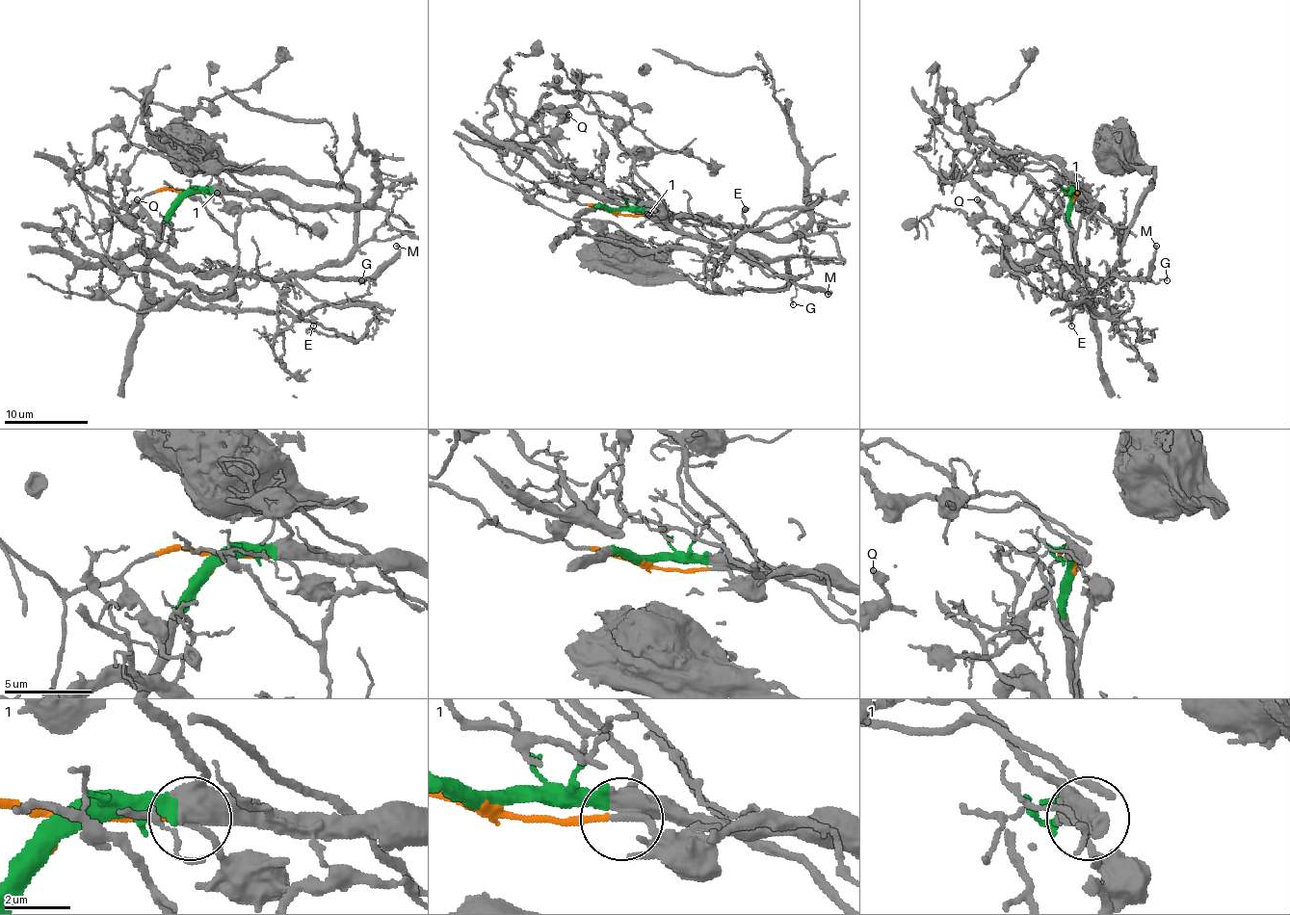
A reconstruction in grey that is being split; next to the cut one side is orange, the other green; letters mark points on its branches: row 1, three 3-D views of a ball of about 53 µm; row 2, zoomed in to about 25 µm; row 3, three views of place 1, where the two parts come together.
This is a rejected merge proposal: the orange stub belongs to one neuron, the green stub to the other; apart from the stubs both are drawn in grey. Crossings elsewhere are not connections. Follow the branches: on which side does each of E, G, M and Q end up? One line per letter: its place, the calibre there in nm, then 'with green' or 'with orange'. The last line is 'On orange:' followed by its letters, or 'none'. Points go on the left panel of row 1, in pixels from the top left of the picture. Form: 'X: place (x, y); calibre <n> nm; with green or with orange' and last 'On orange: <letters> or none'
E: place (313, 326); calibre 320 nm; with green
G: place (361, 280); calibre 140 nm; with orange
M: place (396, 246); calibre 200 nm; with orange
Q: place (137, 199); calibre 500 nm; with orange
On orange: G, M, Q

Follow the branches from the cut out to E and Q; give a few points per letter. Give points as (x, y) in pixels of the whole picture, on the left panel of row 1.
E: (183, 196), (166, 223), (147, 266), (149, 297), (210, 307), (267, 309), (304, 316), (312, 307), (312, 326)
Q: (183, 196), (174, 191), (158, 191), (131, 205), (112, 209), (85, 193), (97, 232), (105, 232), (137, 198)

